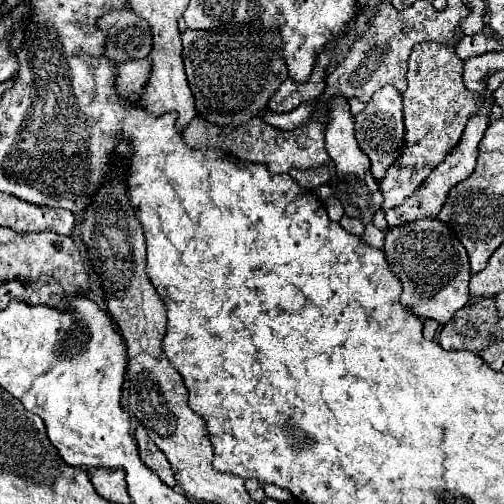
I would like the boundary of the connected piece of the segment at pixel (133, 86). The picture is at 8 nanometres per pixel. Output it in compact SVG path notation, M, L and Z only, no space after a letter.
M129 60L119 66L119 76L117 76L117 90L121 98L131 98L139 96L151 76L151 60Z

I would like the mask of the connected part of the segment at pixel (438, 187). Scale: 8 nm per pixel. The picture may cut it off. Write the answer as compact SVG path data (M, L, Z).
M487 94L481 102L479 102L479 110L471 116L471 120L467 122L465 126L465 132L459 140L459 144L449 152L449 156L445 156L445 160L423 180L423 184L417 188L417 192L413 192L401 206L395 206L391 210L385 212L385 218L387 218L387 224L389 228L395 228L395 226L401 226L401 224L407 224L407 222L413 222L413 220L421 220L421 218L437 218L441 206L445 204L445 196L447 192L459 184L461 180L465 180L473 168L475 168L475 162L477 162L477 154L479 154L479 140L483 138L487 126L489 126L489 116L491 116L491 108L495 104L495 98L493 94Z

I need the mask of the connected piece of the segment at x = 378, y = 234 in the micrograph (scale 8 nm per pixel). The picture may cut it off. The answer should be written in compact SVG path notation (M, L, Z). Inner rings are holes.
M367 224L365 226L365 232L361 234L361 238L363 238L363 242L369 242L369 246L375 246L375 248L383 248L383 240L385 240L385 234L379 230L379 228L375 228L373 224Z

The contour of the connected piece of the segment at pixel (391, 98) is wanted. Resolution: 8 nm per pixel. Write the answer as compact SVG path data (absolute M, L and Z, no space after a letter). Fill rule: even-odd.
M383 86L377 90L371 98L371 102L365 106L363 112L355 116L355 138L361 146L361 150L371 160L371 172L377 180L383 178L383 172L391 166L391 162L397 160L401 146L403 146L403 104L397 88Z

